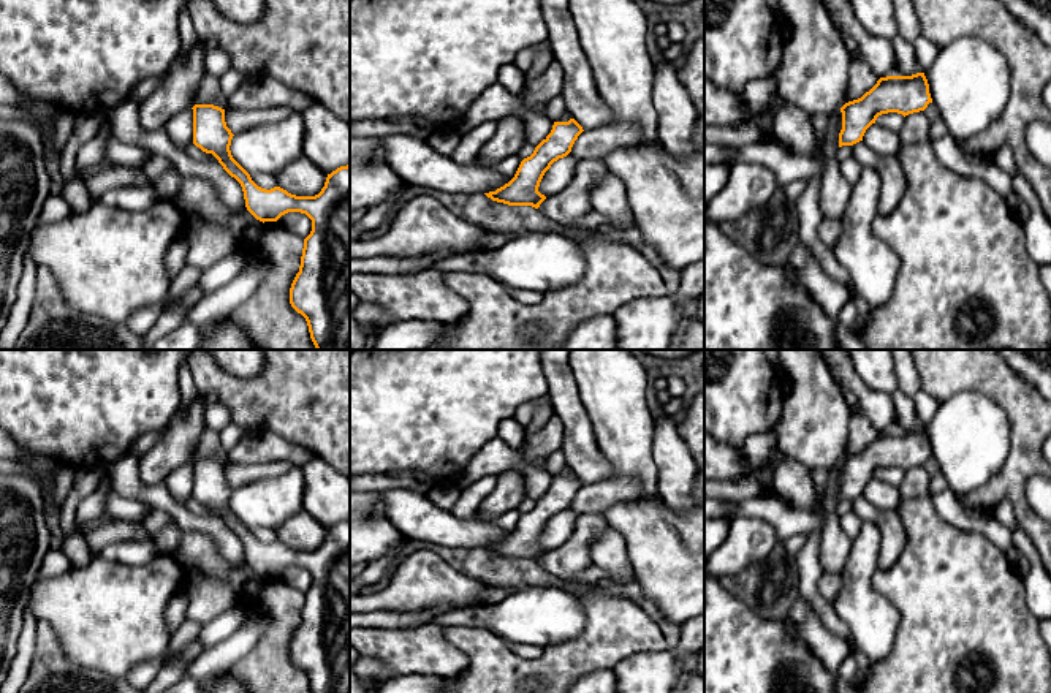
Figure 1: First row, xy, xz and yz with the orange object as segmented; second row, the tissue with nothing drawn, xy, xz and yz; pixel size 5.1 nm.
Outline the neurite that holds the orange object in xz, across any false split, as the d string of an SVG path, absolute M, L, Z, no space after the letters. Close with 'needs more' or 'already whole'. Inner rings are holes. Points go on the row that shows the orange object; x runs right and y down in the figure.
M575 119L554 122L551 133L535 147L530 157L521 161L514 177L495 191L484 195L508 206L532 206L538 209L546 199L538 191L544 172L554 161L571 152L582 131L582 127Z; already whole

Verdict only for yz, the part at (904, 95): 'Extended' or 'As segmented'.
As segmented

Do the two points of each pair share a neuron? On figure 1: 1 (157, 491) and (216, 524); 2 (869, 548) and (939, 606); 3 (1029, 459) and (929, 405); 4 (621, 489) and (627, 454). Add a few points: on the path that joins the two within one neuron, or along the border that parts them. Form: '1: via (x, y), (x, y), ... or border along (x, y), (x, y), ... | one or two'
1: via (171, 505), (189, 522), (201, 524) | one
2: border along (877, 568), (872, 586), (891, 603) | two
3: border along (921, 388), (939, 402) | two
4: border along (613, 477), (630, 477), (640, 488), (640, 496) | two

